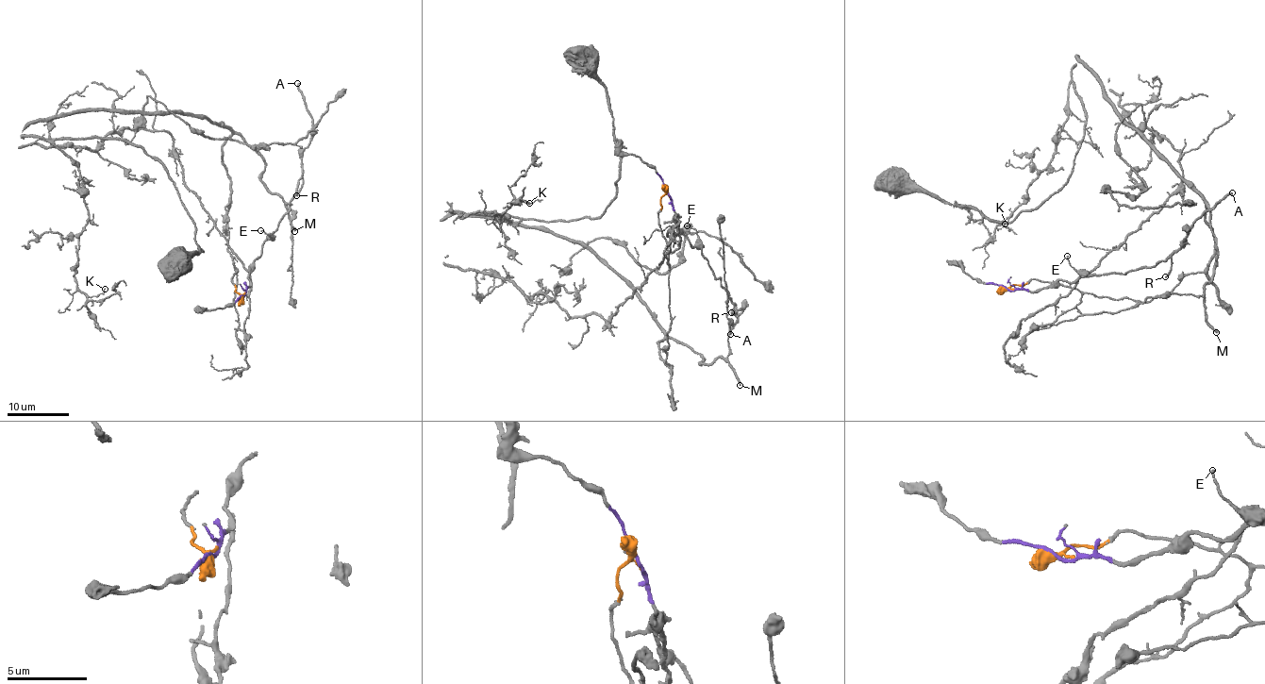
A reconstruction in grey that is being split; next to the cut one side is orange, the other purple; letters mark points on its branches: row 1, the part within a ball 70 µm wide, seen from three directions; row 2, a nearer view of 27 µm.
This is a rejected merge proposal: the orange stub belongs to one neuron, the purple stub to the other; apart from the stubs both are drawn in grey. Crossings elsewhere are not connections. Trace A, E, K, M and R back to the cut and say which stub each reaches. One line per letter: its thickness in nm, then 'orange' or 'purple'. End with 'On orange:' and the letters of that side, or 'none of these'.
A: 240 nm thick; purple
E: 130 nm thick; purple
K: 120 nm thick; orange
M: 300 nm thick; orange
R: 180 nm thick; purple
On orange: K, M

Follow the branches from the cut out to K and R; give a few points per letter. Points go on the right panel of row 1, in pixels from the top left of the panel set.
K: (1006, 288), (1037, 279), (1151, 302), (1214, 252), (1205, 202), (1076, 57), (1050, 166), (1006, 223)
R: (1007, 288), (1046, 289), (1059, 280), (1123, 275), (1170, 258), (1172, 271), (1165, 276)

